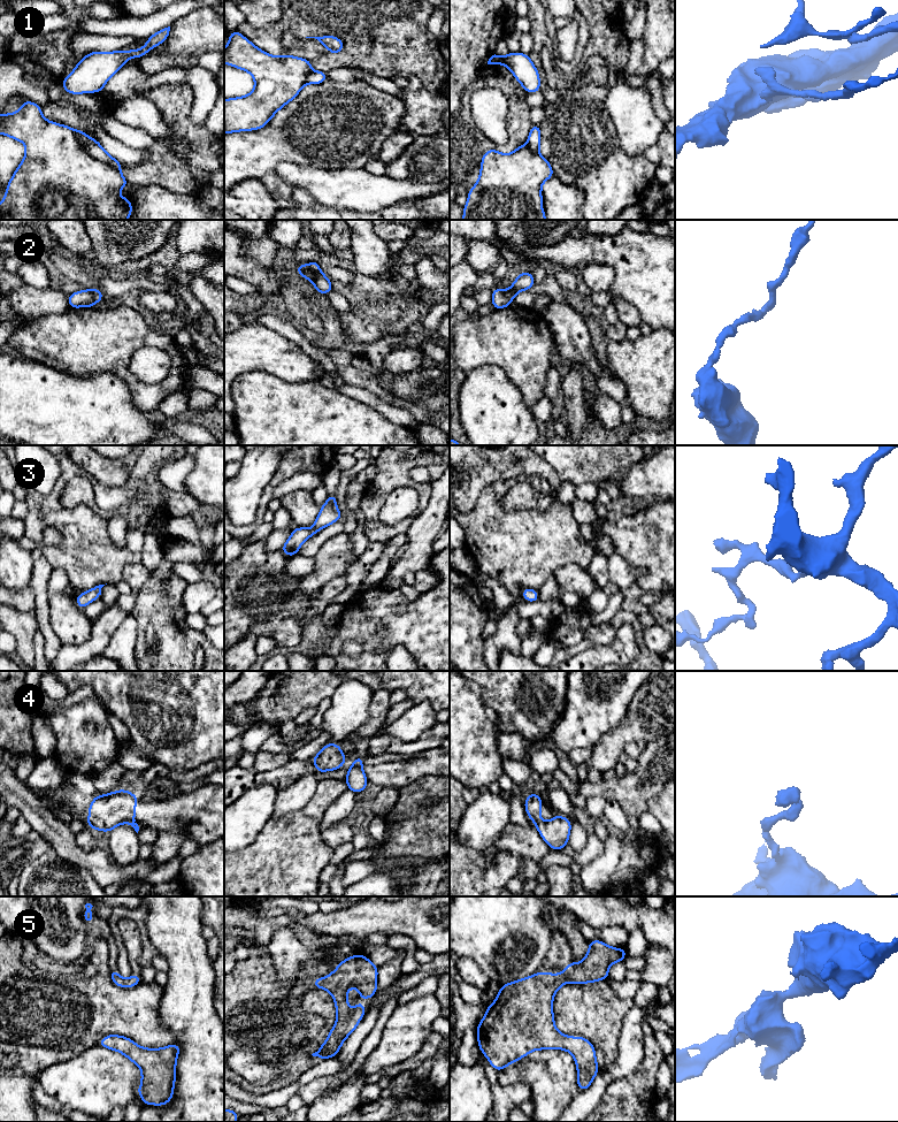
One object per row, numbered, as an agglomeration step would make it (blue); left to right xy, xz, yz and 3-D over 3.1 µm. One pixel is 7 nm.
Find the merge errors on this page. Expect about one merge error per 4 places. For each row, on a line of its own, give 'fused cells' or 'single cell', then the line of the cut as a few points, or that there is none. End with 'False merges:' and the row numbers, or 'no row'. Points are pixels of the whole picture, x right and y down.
1: fused cells; cut xy (74, 130), (79, 143), (93, 157), (105, 161), (119, 172)
2: fused cells; cut xy (90, 290), (96, 302)
3: single cell; cut none
4: fused cells; cut yz (540, 821), (534, 823)
5: single cell; cut none
False merges: 1, 2, 4

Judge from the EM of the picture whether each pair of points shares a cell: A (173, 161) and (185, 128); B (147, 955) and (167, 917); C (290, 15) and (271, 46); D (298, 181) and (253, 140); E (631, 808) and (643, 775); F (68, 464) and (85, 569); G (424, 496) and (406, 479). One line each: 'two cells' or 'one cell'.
A: one cell
B: two cells
C: one cell
D: two cells
E: one cell
F: one cell
G: one cell

